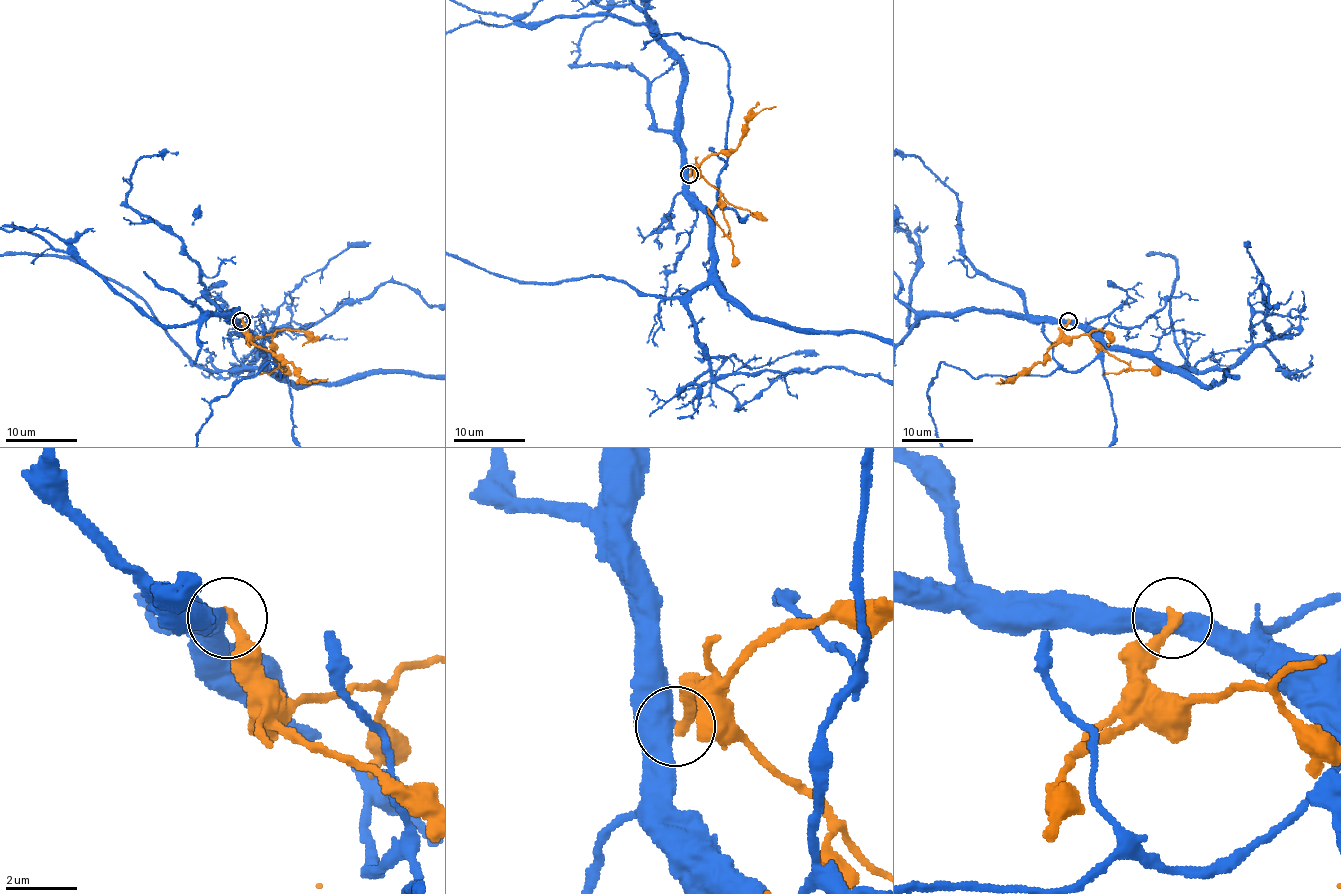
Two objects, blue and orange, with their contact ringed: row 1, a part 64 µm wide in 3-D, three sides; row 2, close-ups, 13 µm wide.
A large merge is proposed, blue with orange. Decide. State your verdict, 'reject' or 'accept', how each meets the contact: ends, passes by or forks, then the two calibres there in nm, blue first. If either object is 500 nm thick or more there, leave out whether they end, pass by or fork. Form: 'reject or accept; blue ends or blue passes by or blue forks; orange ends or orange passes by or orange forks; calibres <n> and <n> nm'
reject; blue passes by; orange ends; calibres 480 and 280 nm

